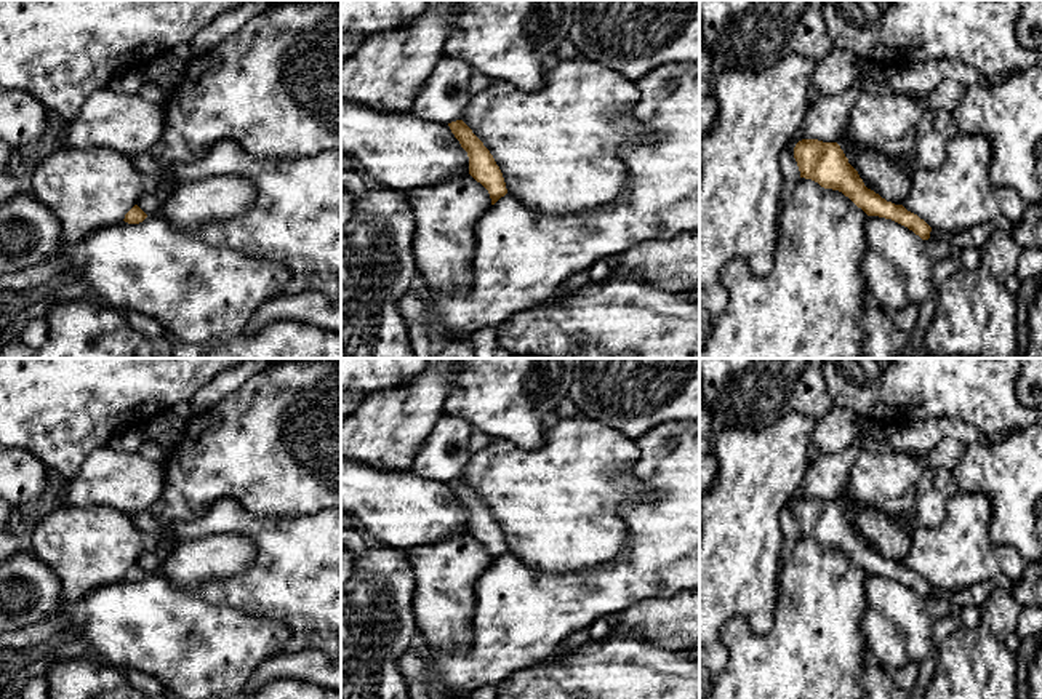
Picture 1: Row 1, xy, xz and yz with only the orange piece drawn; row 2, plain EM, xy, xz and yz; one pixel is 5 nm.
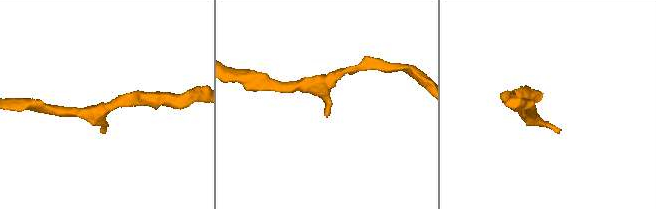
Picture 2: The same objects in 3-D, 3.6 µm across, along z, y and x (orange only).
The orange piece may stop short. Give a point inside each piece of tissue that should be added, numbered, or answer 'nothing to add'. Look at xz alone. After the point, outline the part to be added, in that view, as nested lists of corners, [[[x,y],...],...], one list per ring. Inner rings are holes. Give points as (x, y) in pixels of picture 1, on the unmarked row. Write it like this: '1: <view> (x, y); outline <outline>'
nothing to add

